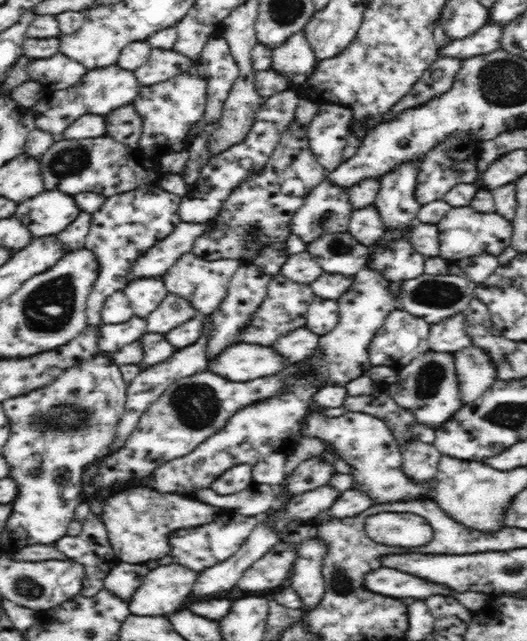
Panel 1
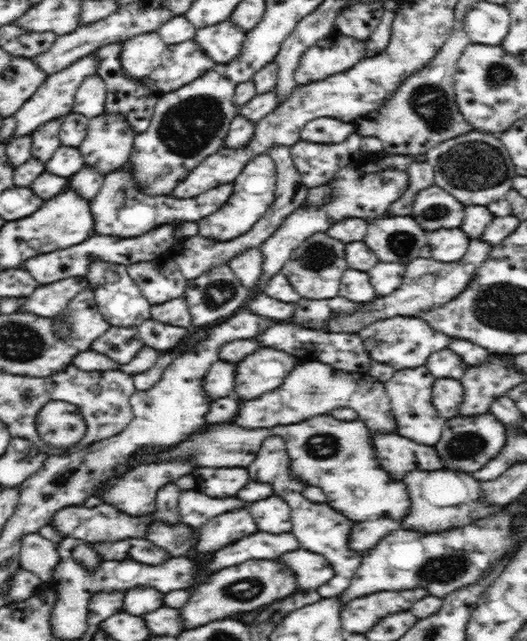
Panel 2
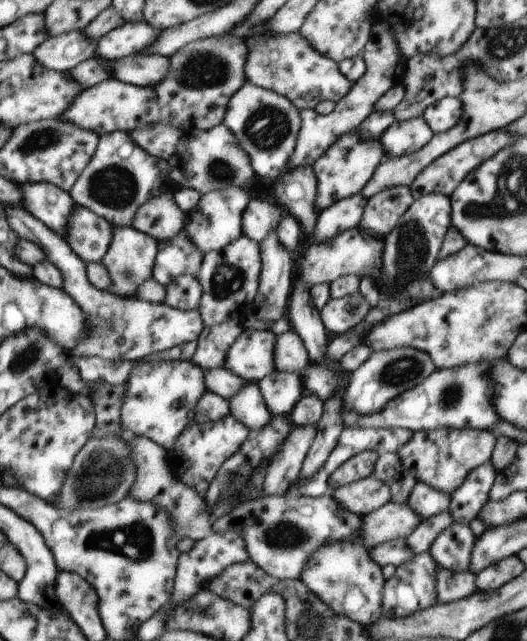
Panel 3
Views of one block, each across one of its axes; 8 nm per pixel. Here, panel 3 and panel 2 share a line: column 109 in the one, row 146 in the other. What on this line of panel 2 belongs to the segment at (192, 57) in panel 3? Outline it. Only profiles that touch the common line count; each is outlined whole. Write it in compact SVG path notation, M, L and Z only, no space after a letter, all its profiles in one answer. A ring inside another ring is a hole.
M102 113L92 117L88 125L88 134L79 146L85 165L96 167L104 175L119 169L129 161L136 135L126 115L122 113Z

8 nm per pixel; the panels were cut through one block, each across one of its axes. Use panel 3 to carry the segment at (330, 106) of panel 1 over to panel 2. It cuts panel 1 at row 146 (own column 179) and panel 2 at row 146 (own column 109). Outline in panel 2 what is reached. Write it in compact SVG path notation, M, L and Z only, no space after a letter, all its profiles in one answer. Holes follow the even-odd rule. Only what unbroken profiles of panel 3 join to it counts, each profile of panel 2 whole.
M352 134L342 144L332 146L320 146L312 142L296 142L290 147L293 164L300 172L302 182L312 188L328 183L334 178L334 174L350 164L352 154L360 150L360 136Z

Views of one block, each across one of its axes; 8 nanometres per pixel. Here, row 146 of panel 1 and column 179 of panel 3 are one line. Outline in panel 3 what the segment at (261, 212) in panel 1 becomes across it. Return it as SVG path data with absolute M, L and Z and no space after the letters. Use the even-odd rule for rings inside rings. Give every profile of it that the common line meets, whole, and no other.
M182 275L172 279L165 285L168 292L165 302L168 306L183 311L193 311L198 308L201 299L201 284L192 275Z

